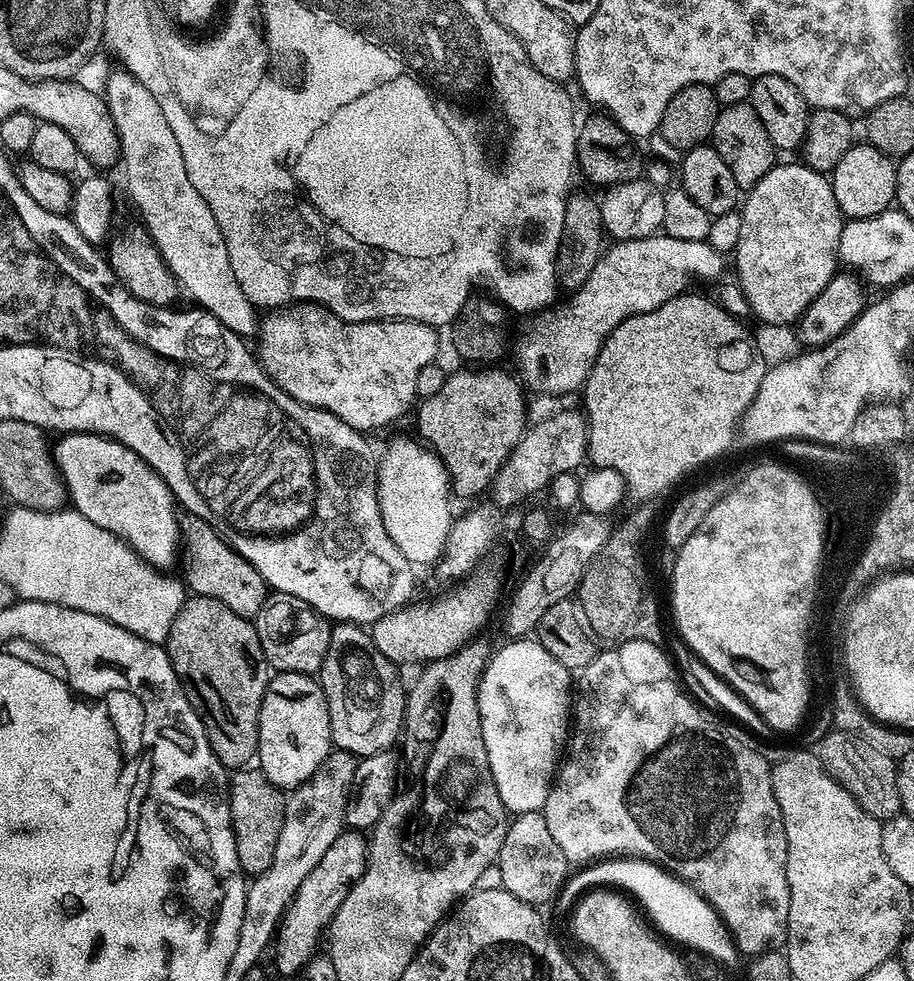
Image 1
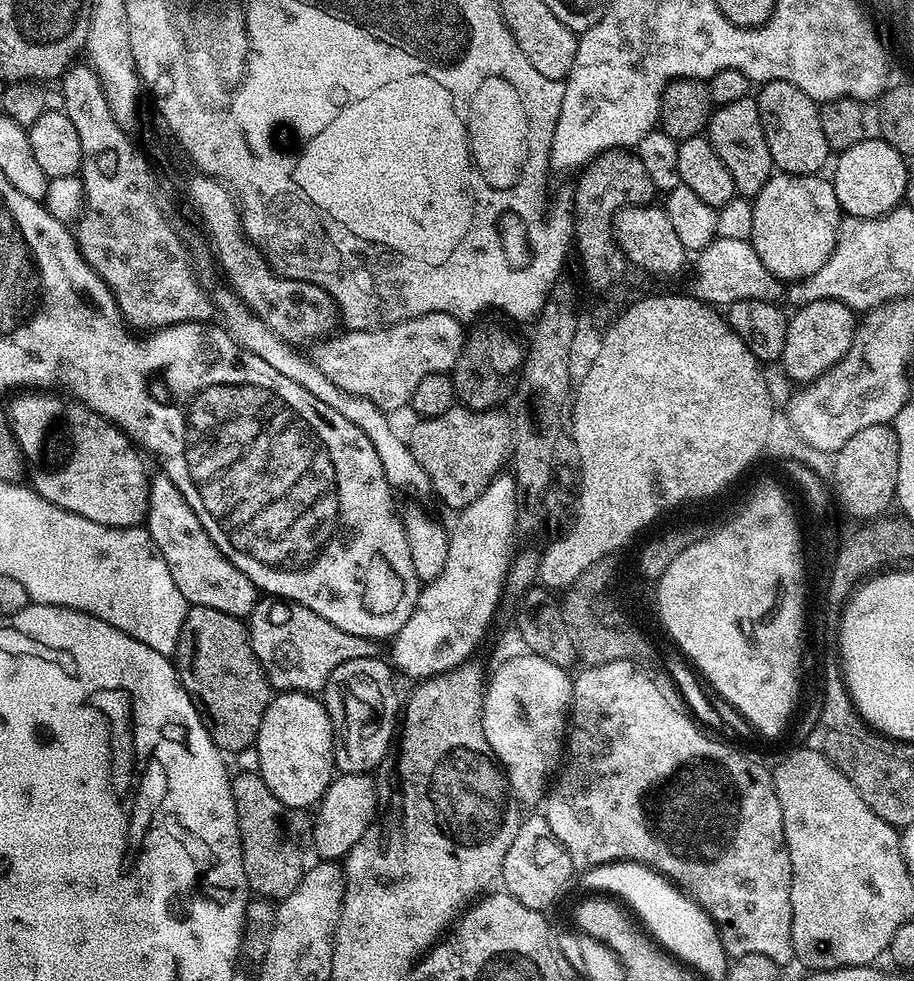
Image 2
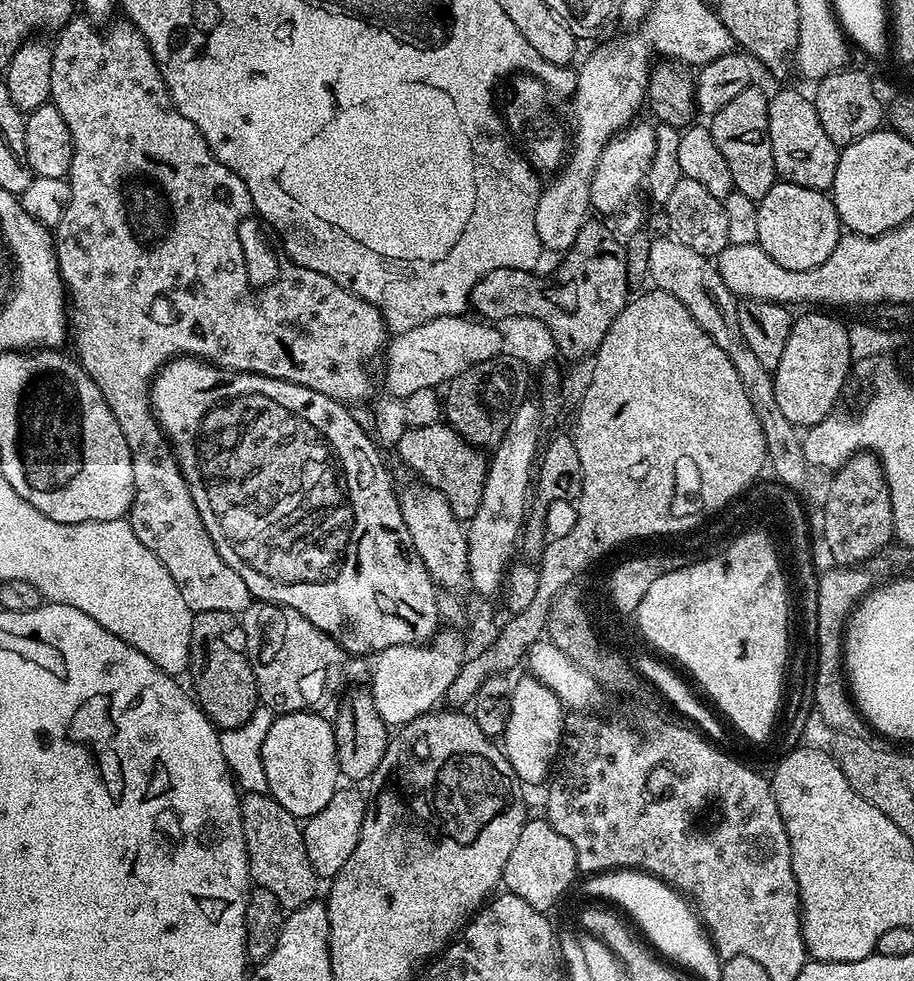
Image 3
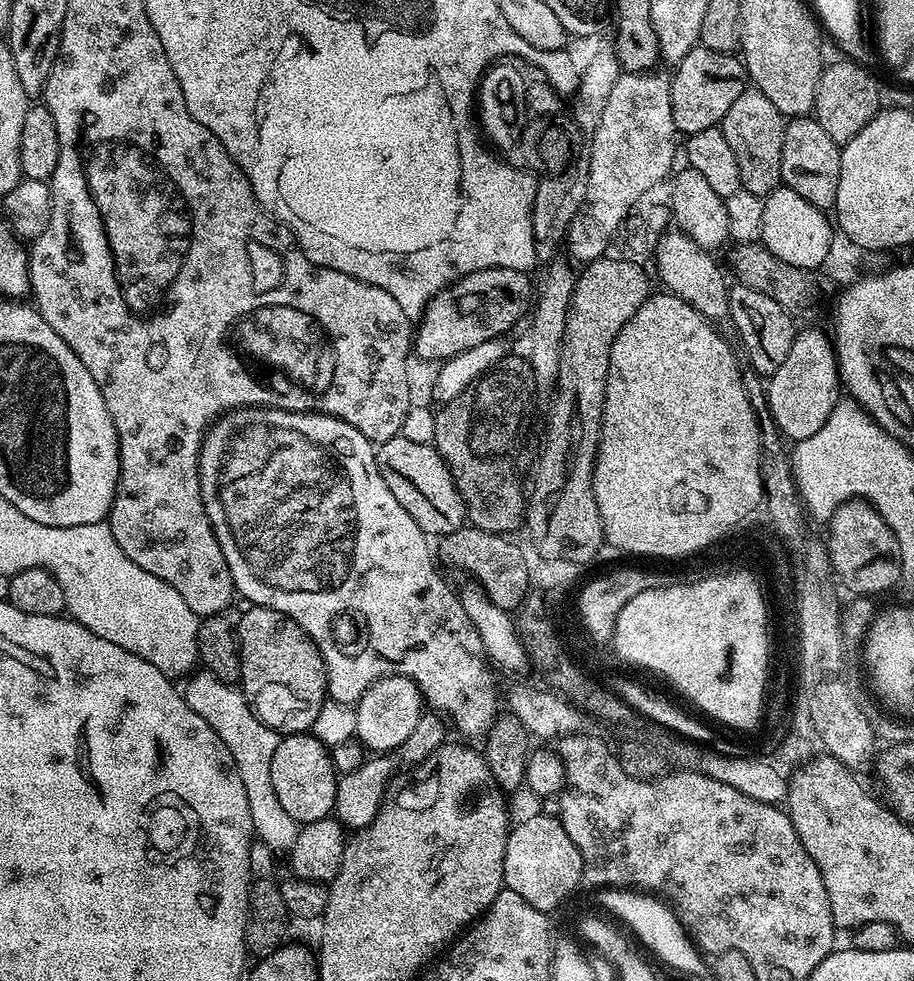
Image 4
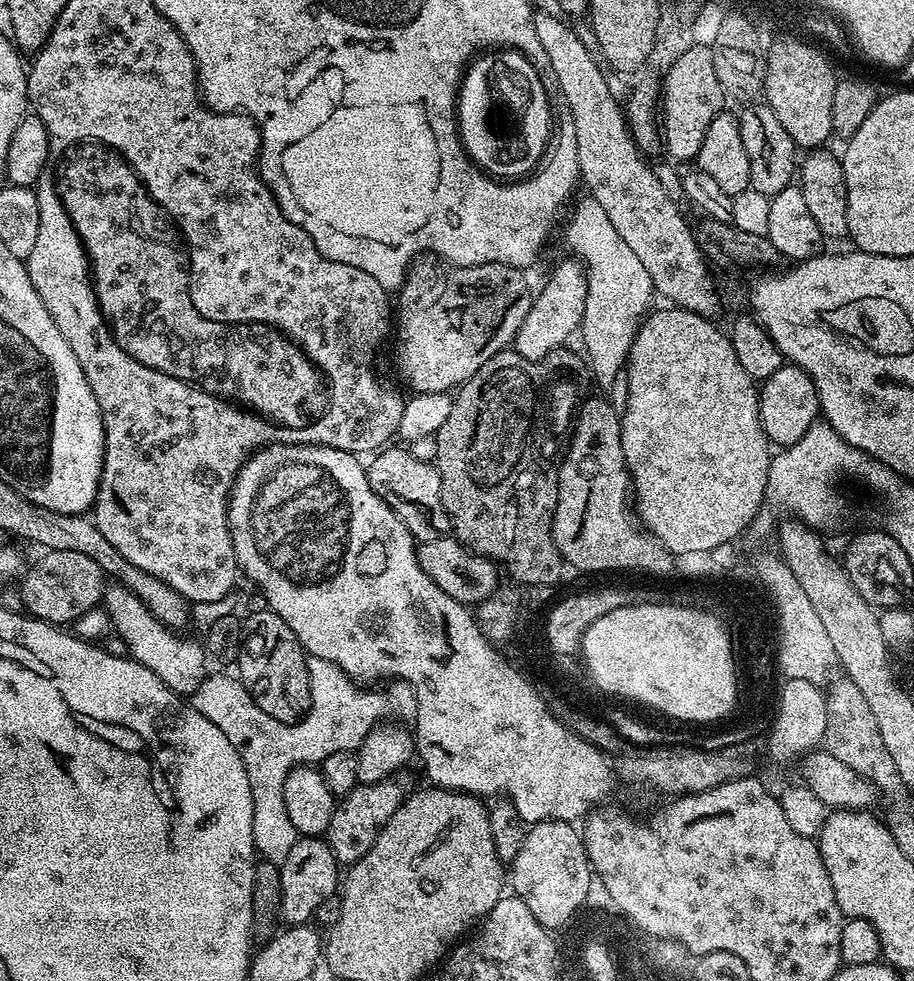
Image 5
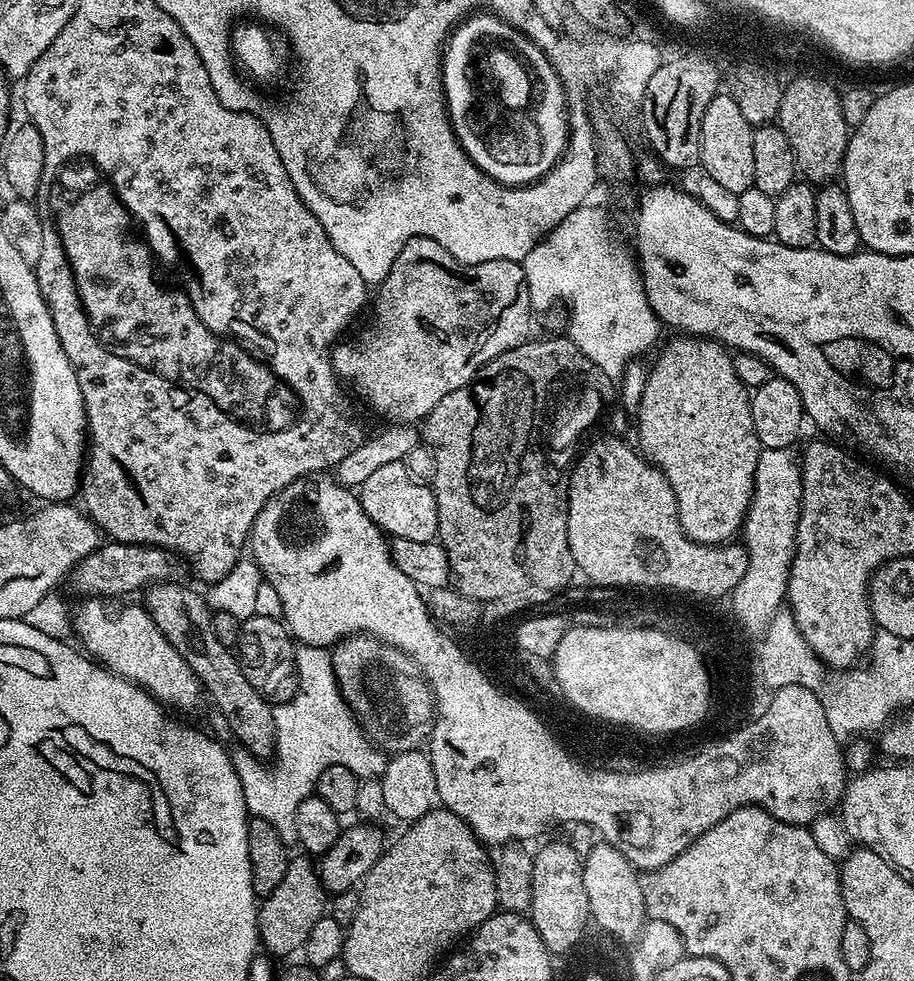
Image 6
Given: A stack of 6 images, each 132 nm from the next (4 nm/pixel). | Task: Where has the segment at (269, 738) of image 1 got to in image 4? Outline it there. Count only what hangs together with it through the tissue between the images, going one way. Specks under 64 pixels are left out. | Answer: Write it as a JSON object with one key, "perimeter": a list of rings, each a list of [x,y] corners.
{"perimeter":[[[295,732],[293,736],[284,736],[274,750],[274,758],[270,762],[270,782],[274,794],[278,794],[278,802],[282,802],[282,810],[294,818],[297,825],[303,826],[310,822],[318,822],[322,818],[332,816],[336,807],[336,782],[338,773],[332,764],[329,745],[323,744],[315,734]]]}

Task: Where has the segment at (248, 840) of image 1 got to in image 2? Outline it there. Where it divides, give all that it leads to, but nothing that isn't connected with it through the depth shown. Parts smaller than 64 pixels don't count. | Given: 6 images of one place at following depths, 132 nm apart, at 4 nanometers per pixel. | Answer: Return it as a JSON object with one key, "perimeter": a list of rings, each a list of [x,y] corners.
{"perimeter":[[[237,771],[231,781],[248,887],[257,897],[272,902],[282,901],[292,893],[294,886],[298,886],[306,871],[305,865],[300,865],[299,854],[288,841],[288,828],[284,825],[284,803],[274,798],[274,790],[266,786],[259,772]]]}

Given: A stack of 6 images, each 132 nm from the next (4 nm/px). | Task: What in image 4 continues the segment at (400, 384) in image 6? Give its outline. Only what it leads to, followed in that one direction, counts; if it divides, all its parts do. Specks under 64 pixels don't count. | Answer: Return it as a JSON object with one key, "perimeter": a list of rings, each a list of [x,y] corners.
{"perimeter":[[[482,268],[477,272],[471,272],[469,276],[461,276],[460,279],[455,280],[454,283],[449,284],[448,287],[443,288],[442,291],[435,296],[434,299],[428,303],[424,315],[420,317],[418,323],[414,328],[414,352],[418,357],[421,356],[424,360],[436,360],[435,362],[443,362],[451,358],[451,356],[457,356],[462,354],[462,350],[470,350],[470,346],[478,346],[478,342],[486,342],[487,340],[495,340],[503,337],[503,332],[508,332],[520,319],[527,317],[530,312],[530,305],[534,300],[534,286],[532,290],[532,284],[528,281],[529,273],[527,271],[520,271],[520,269],[512,268]]]}

